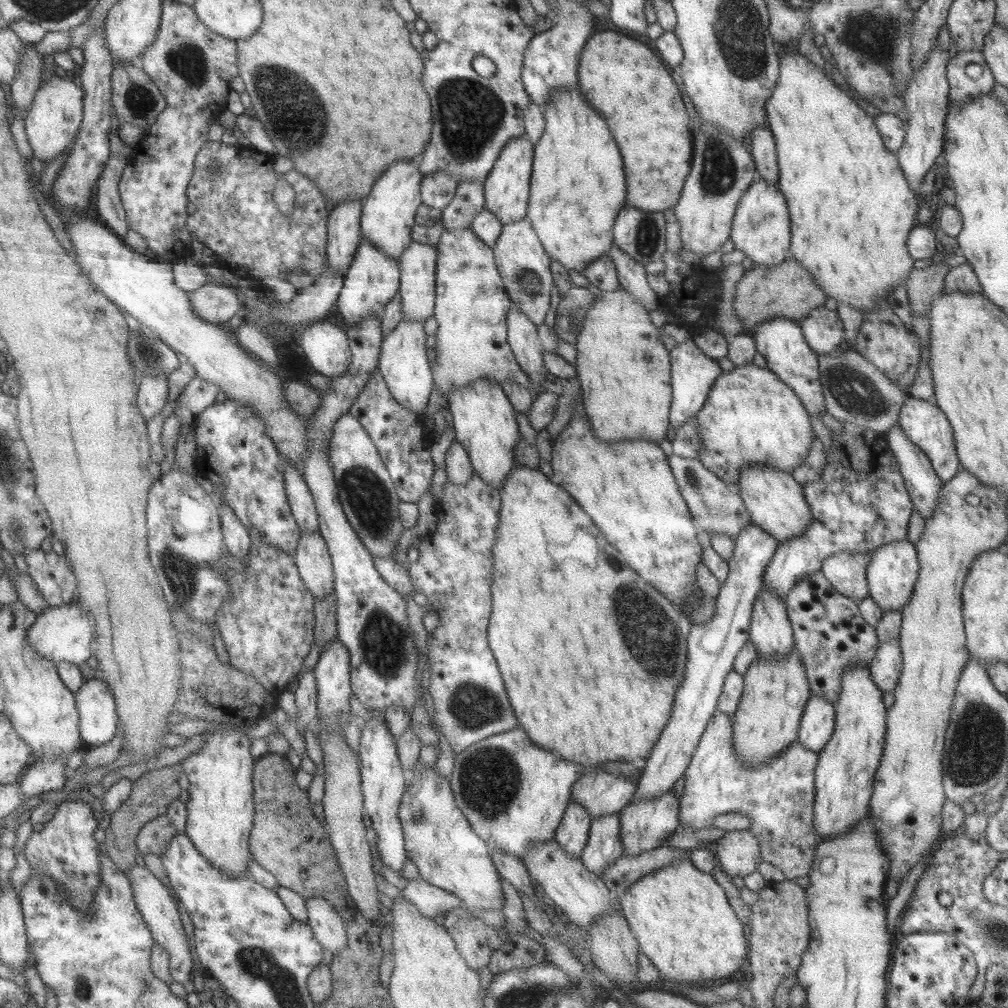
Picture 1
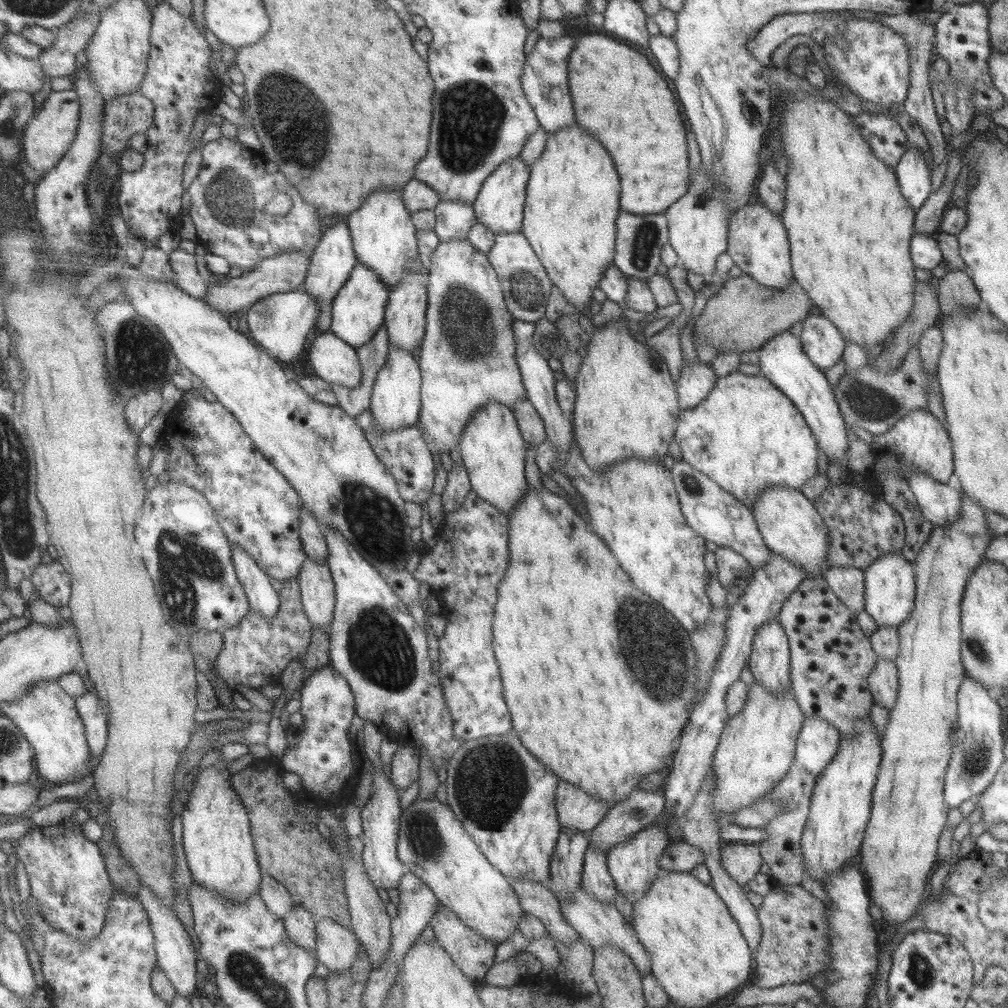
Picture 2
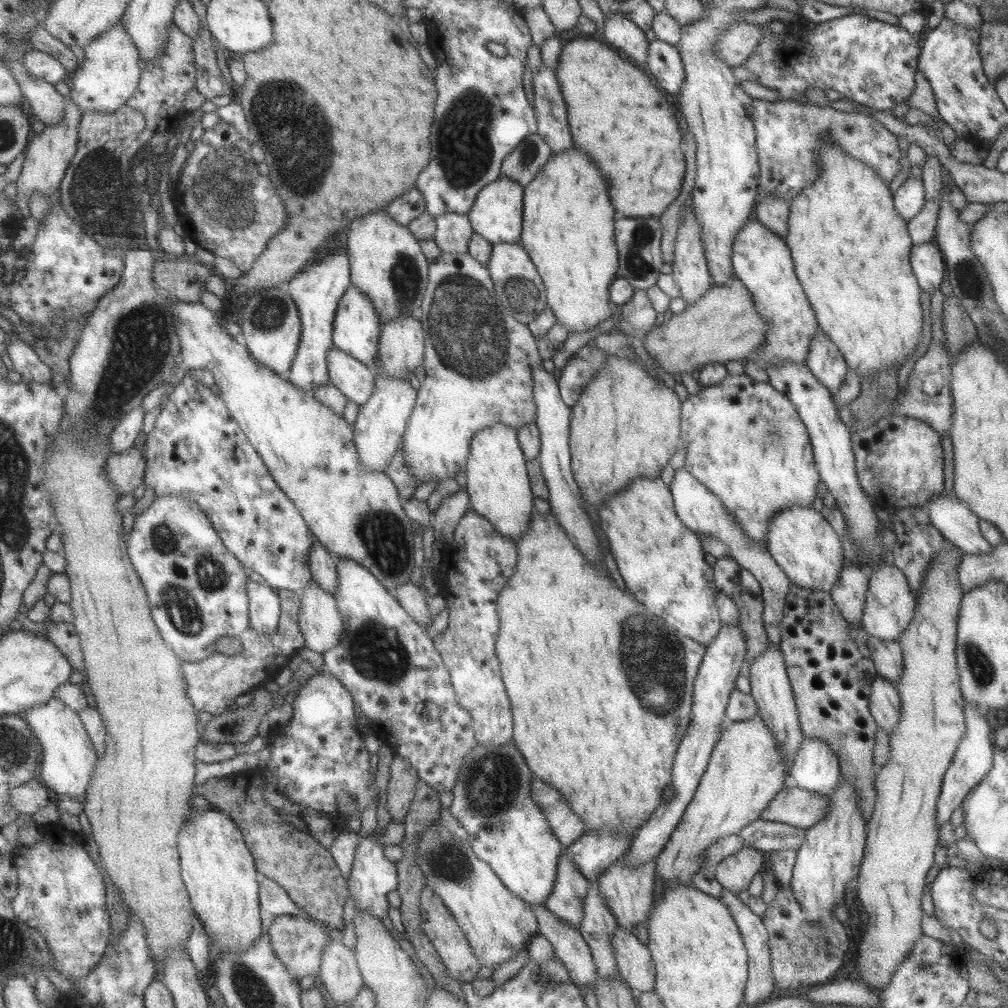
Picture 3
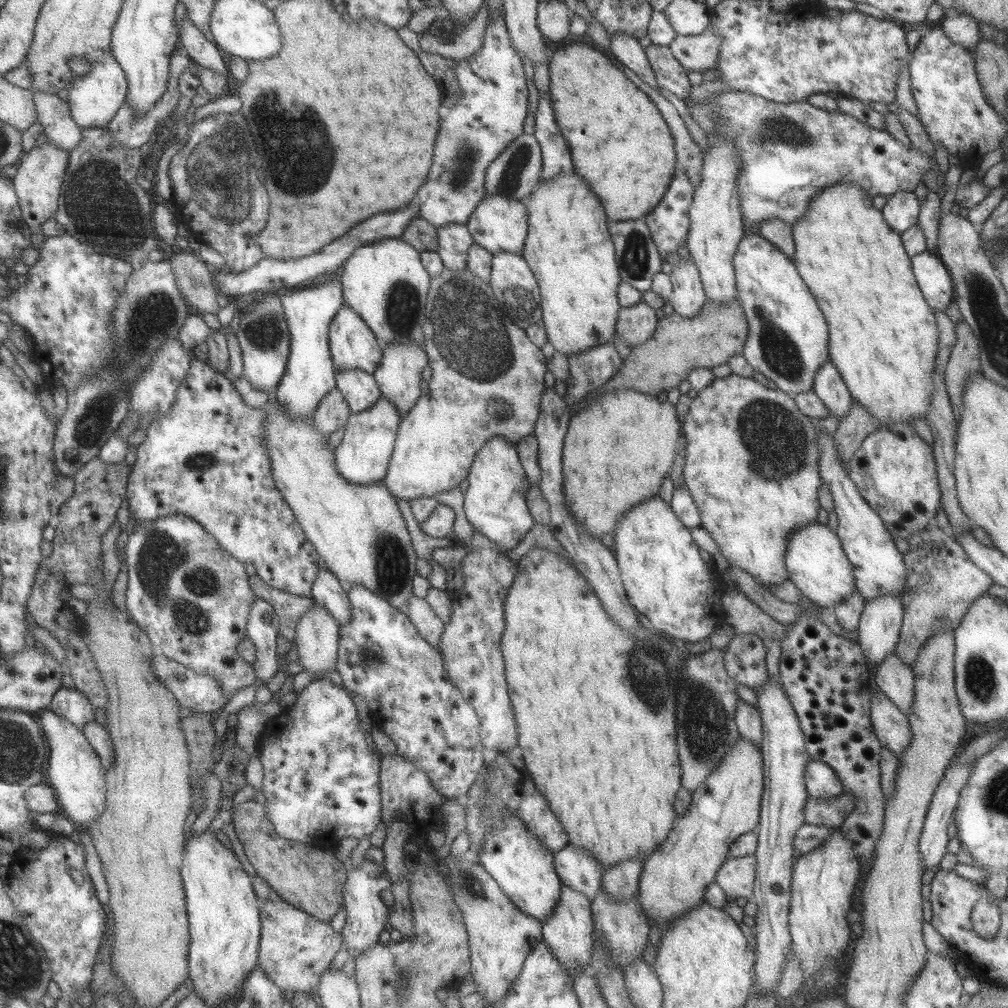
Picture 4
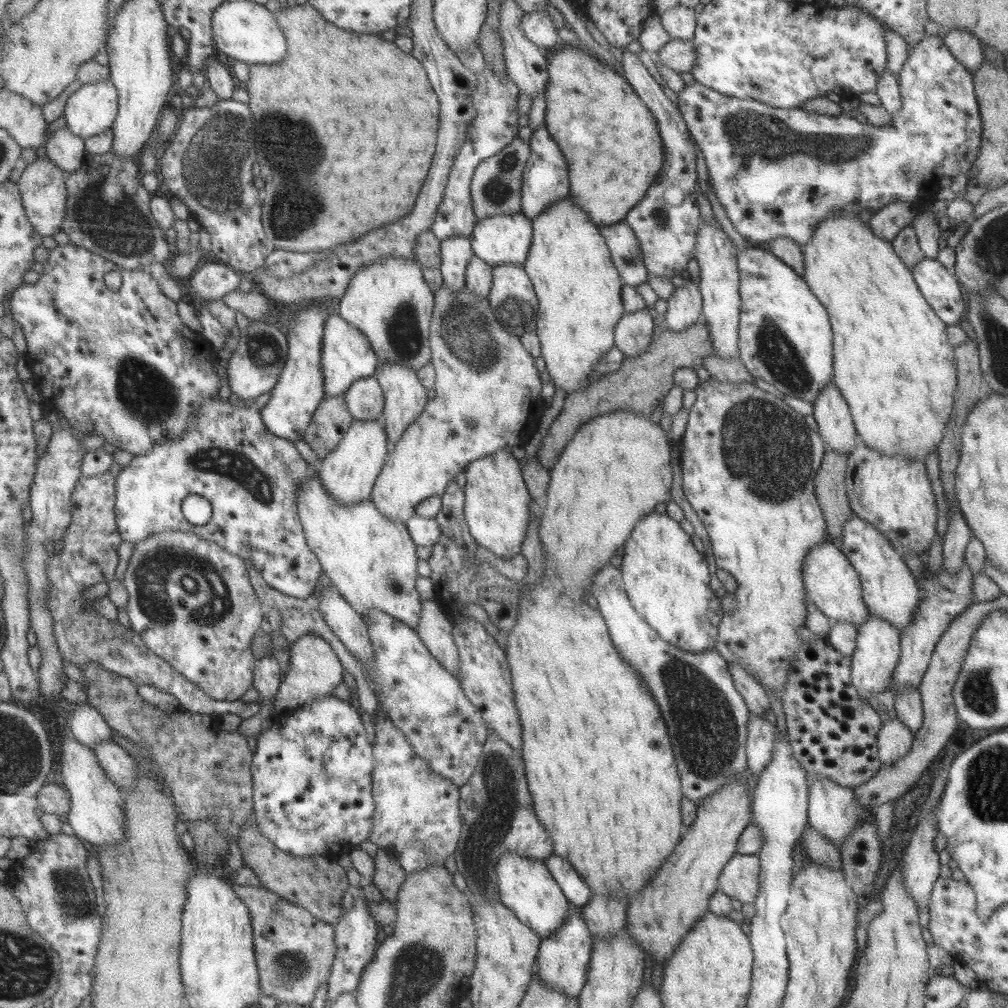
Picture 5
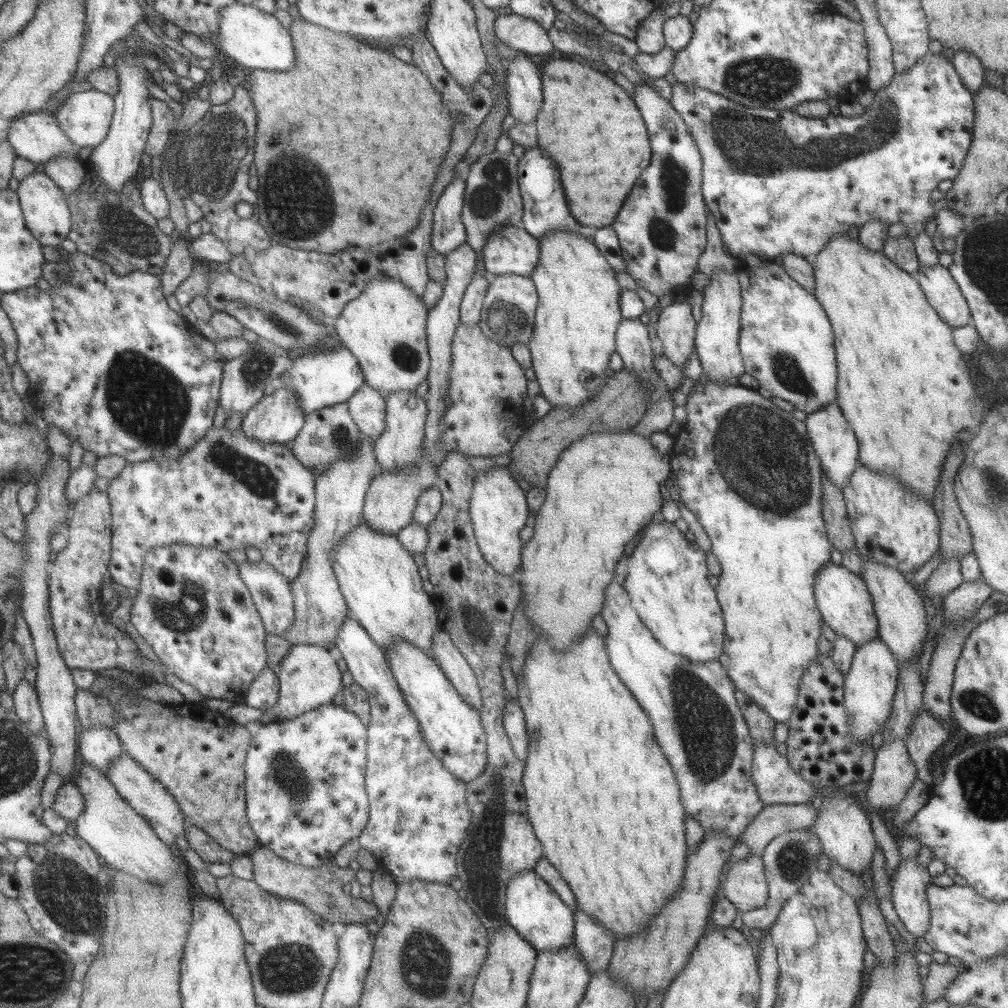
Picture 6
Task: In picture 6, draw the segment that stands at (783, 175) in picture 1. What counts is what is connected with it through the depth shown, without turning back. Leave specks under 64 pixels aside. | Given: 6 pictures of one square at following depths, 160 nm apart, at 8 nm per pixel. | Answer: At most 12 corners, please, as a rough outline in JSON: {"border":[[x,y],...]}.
{"border":[[811,259],[858,464],[933,501],[987,403],[915,277]]}

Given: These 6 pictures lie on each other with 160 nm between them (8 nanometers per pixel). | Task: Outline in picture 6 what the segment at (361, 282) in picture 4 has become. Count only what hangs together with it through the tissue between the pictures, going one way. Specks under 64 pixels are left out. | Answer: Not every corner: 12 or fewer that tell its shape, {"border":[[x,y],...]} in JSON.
{"border":[[370,280],[332,320],[379,392],[415,390],[430,363],[422,300]]}

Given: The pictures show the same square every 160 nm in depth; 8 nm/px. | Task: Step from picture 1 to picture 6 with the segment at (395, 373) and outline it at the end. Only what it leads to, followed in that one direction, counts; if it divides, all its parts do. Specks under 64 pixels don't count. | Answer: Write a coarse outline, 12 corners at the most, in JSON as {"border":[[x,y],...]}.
{"border":[[369,437],[315,479],[290,584],[291,645],[331,651],[349,616],[332,550],[362,520],[378,468]]}

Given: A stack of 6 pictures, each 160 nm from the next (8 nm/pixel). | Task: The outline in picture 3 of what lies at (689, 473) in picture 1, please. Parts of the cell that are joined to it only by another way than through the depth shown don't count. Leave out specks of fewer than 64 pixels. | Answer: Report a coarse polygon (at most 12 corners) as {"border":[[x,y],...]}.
{"border":[[684,468],[669,489],[679,520],[719,538],[762,590],[762,625],[779,646],[791,584],[767,549]]}

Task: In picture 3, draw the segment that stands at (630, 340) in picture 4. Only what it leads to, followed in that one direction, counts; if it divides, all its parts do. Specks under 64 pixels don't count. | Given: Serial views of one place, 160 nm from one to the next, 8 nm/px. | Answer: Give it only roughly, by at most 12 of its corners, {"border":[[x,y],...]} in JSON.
{"border":[[634,289],[621,305],[621,320],[631,328],[648,331],[655,310],[644,290]]}

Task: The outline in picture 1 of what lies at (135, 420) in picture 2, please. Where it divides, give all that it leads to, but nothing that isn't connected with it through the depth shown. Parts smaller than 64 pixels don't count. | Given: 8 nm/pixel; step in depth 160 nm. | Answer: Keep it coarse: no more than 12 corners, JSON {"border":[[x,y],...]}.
{"border":[[144,374],[137,407],[145,421],[168,400],[167,374]]}

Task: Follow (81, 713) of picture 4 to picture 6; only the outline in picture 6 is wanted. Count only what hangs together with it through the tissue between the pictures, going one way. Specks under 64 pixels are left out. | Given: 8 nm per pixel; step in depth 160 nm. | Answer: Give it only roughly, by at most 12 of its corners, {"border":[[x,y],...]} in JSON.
{"border":[[82,730],[79,757],[103,776],[124,754],[115,731]]}

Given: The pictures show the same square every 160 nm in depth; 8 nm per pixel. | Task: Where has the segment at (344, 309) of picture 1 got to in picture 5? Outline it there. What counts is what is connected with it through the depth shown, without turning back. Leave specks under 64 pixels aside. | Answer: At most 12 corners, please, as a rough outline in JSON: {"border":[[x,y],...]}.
{"border":[[339,315],[323,323],[324,396],[375,376],[375,353]]}

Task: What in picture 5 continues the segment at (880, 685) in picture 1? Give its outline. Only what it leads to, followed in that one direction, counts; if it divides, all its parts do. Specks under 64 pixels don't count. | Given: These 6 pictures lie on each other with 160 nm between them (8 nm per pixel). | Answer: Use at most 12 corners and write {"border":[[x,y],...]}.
{"border":[[894,718],[877,733],[878,759],[889,766],[909,752],[914,734]]}

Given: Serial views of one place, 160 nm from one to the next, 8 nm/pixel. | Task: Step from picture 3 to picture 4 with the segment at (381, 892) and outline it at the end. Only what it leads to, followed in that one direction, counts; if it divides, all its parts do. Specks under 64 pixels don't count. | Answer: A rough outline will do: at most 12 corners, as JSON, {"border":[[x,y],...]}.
{"border":[[381,863],[347,866],[341,928],[352,961],[378,942],[391,889]]}

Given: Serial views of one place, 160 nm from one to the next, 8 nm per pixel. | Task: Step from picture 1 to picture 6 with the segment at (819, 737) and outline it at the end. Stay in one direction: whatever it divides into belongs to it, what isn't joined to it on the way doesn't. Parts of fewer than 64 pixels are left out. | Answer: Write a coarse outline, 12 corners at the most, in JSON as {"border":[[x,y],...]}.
{"border":[[830,788],[811,829],[830,862],[857,877],[876,843],[865,813]]}

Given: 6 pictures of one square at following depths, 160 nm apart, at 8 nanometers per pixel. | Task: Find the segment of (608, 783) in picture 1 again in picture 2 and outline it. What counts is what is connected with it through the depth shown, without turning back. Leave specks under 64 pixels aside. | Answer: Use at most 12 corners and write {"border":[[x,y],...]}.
{"border":[[561,781],[559,826],[589,832],[609,804]]}

